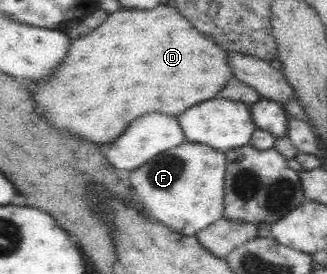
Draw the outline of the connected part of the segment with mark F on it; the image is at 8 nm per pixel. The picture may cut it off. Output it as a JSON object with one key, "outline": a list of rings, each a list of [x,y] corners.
{"outline":[[[184,141],[131,172],[130,187],[148,219],[184,237],[194,236],[219,219],[224,219],[224,176],[227,165],[225,152],[205,144]]]}

